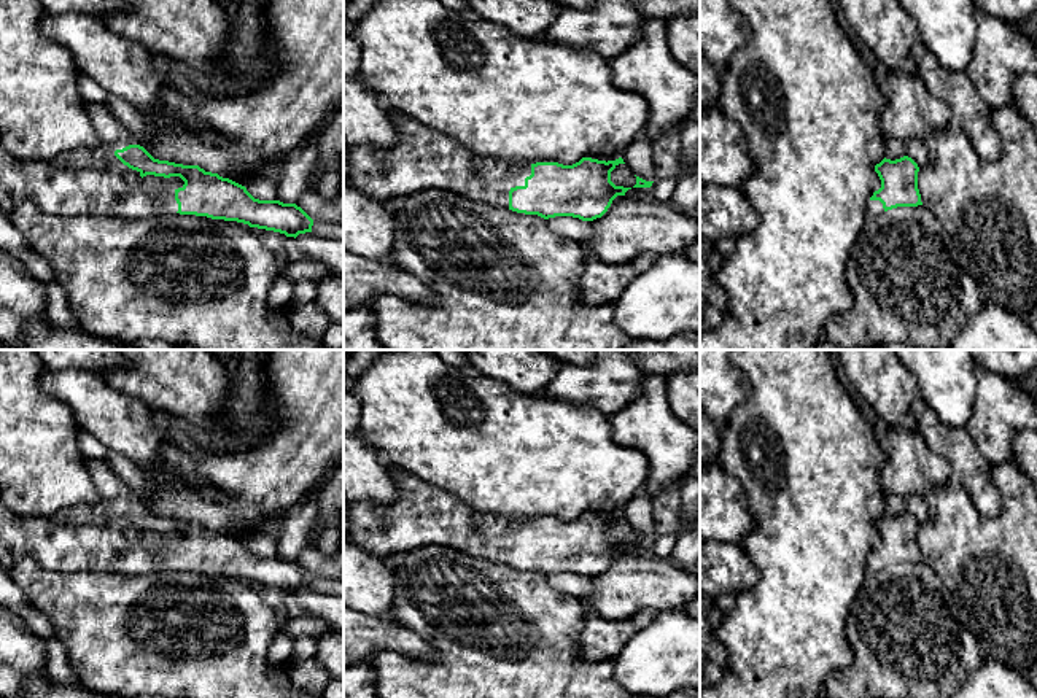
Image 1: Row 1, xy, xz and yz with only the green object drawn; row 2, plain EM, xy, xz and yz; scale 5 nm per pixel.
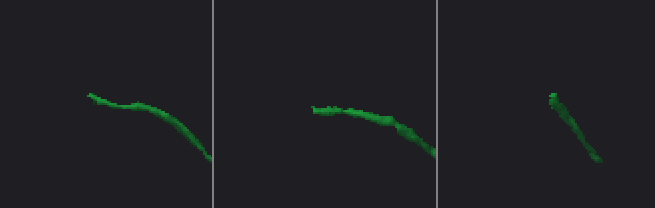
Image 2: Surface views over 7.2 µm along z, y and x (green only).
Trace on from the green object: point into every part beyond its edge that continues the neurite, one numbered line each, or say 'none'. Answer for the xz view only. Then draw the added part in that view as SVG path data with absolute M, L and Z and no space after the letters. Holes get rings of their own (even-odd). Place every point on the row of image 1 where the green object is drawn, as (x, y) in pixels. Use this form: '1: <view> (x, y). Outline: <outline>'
1: xz (423, 158). Outline: M386 108L398 127L398 143L390 149L347 146L348 167L344 184L390 204L421 189L450 189L477 202L509 208L509 191L525 186L530 164L503 165L476 156L458 142L428 126Z

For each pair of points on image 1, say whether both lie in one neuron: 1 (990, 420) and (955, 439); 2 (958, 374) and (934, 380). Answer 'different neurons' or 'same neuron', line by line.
1: different neurons
2: same neuron

